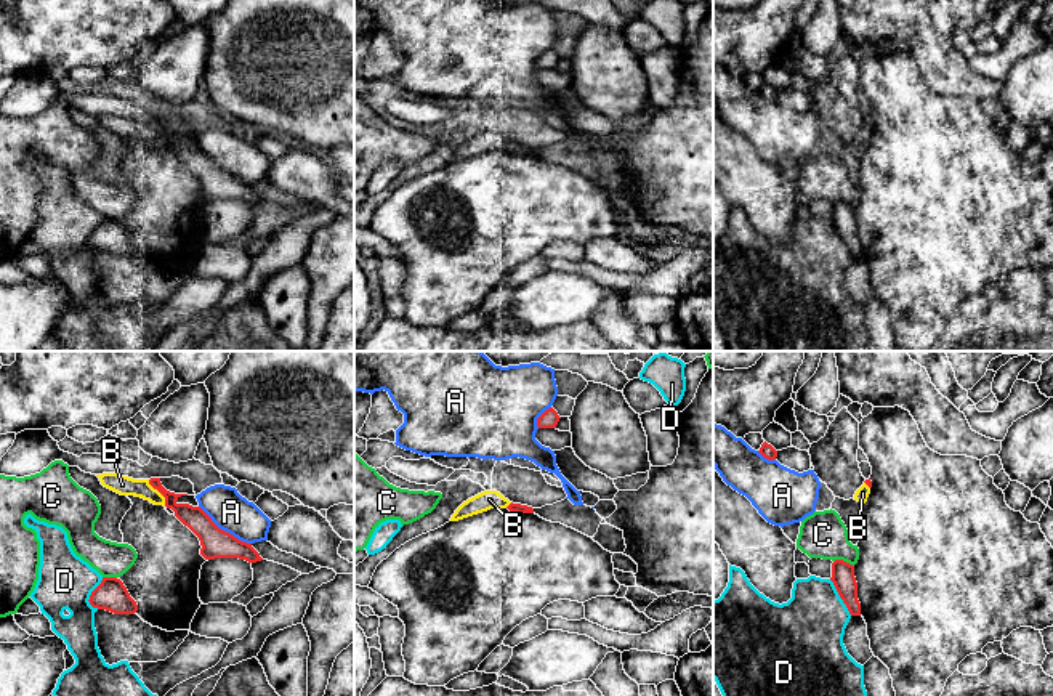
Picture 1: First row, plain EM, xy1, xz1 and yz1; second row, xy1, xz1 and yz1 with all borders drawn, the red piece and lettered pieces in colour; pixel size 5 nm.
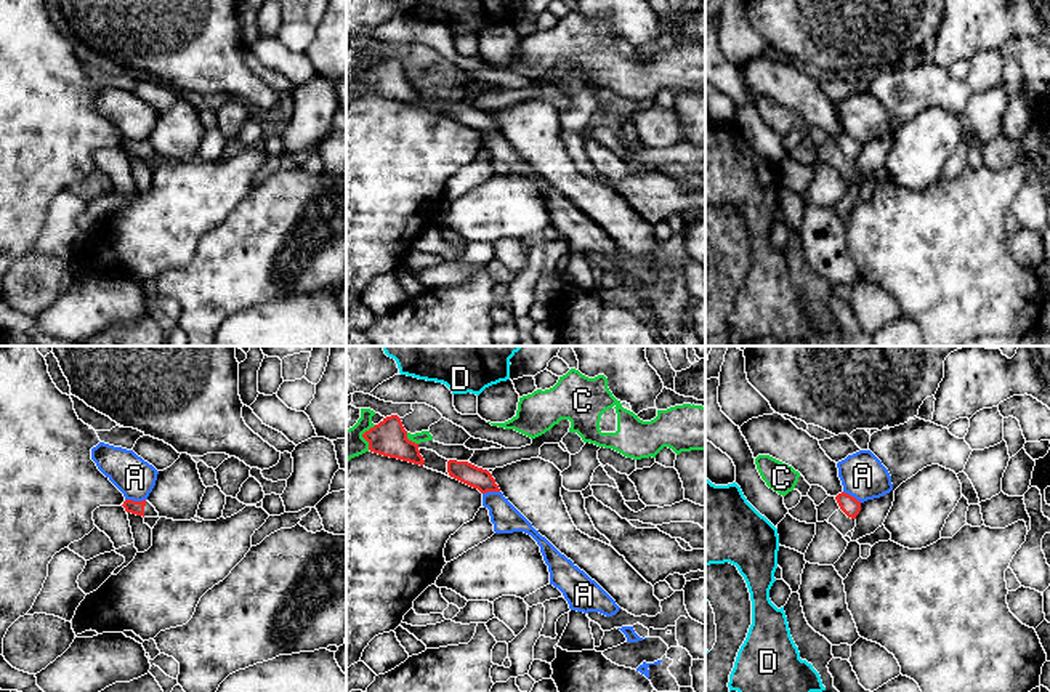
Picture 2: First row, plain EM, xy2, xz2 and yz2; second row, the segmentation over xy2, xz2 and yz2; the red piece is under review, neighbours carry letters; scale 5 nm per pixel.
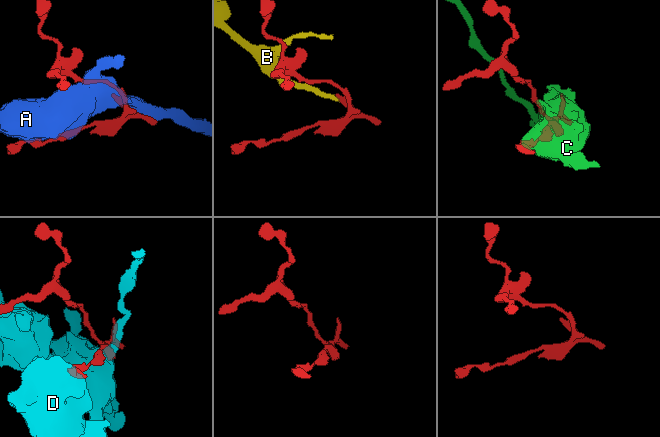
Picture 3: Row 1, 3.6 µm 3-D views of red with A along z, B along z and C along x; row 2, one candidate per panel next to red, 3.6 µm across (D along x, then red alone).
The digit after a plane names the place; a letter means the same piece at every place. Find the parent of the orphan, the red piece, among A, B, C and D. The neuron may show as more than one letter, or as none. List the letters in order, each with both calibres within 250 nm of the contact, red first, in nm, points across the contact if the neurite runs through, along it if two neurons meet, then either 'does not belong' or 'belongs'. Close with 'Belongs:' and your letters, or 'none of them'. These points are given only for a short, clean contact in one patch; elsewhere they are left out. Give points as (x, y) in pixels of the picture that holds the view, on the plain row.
A: 150/200 nm | does not belong
B: 110/100 nm | does not belong
C: 120/240 nm | does not belong
D: 120/360 nm | does not belong
Belongs: none of them

